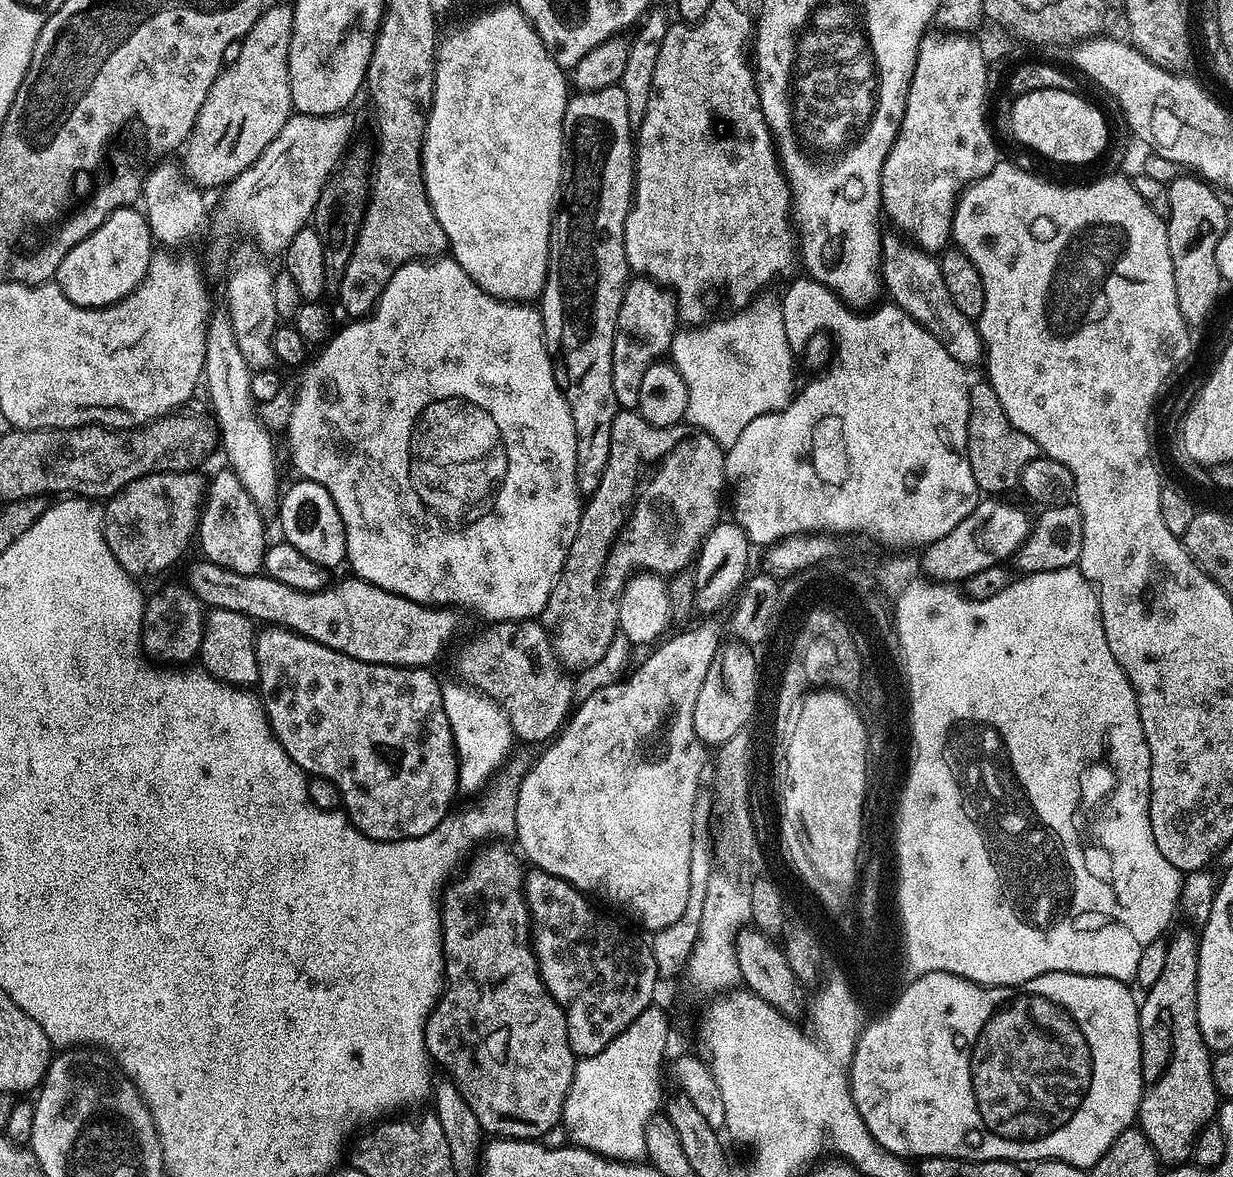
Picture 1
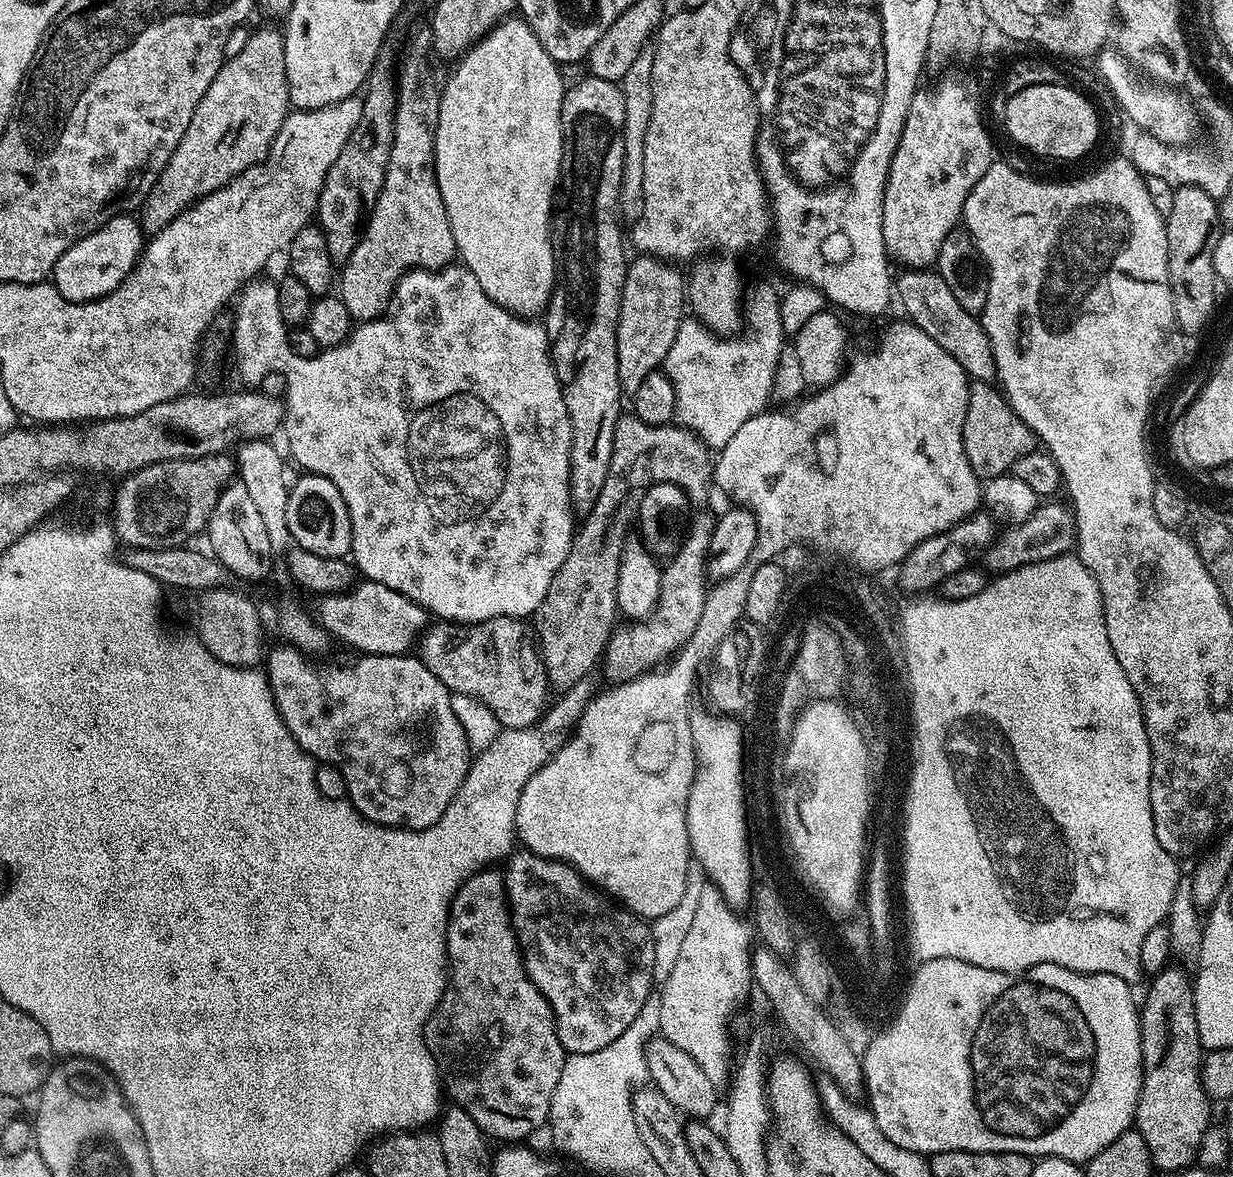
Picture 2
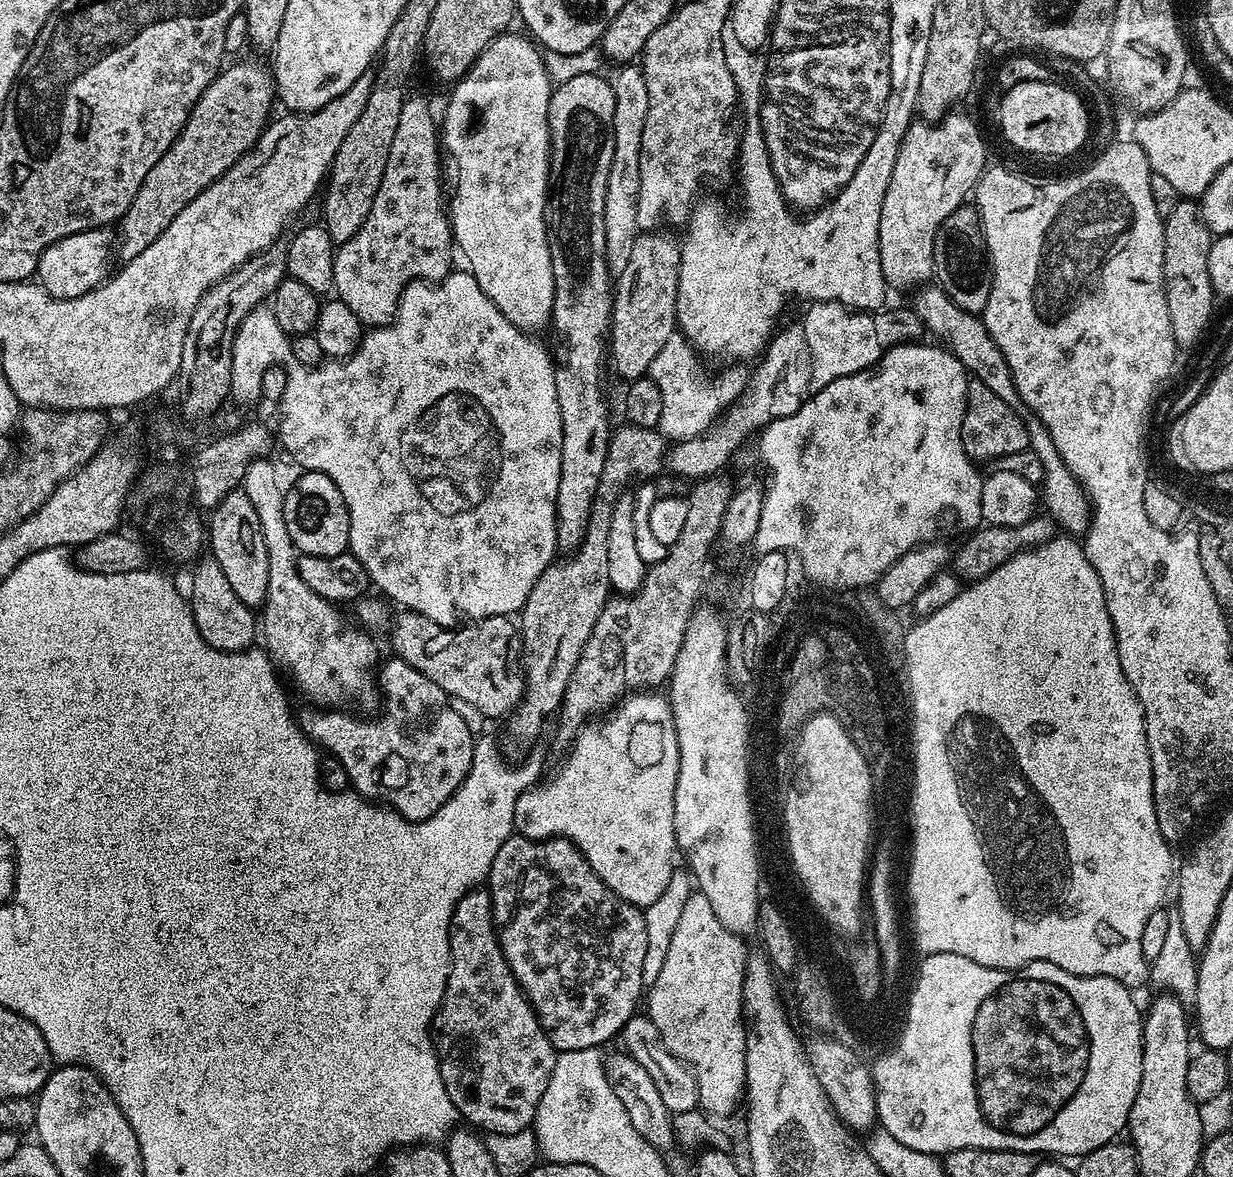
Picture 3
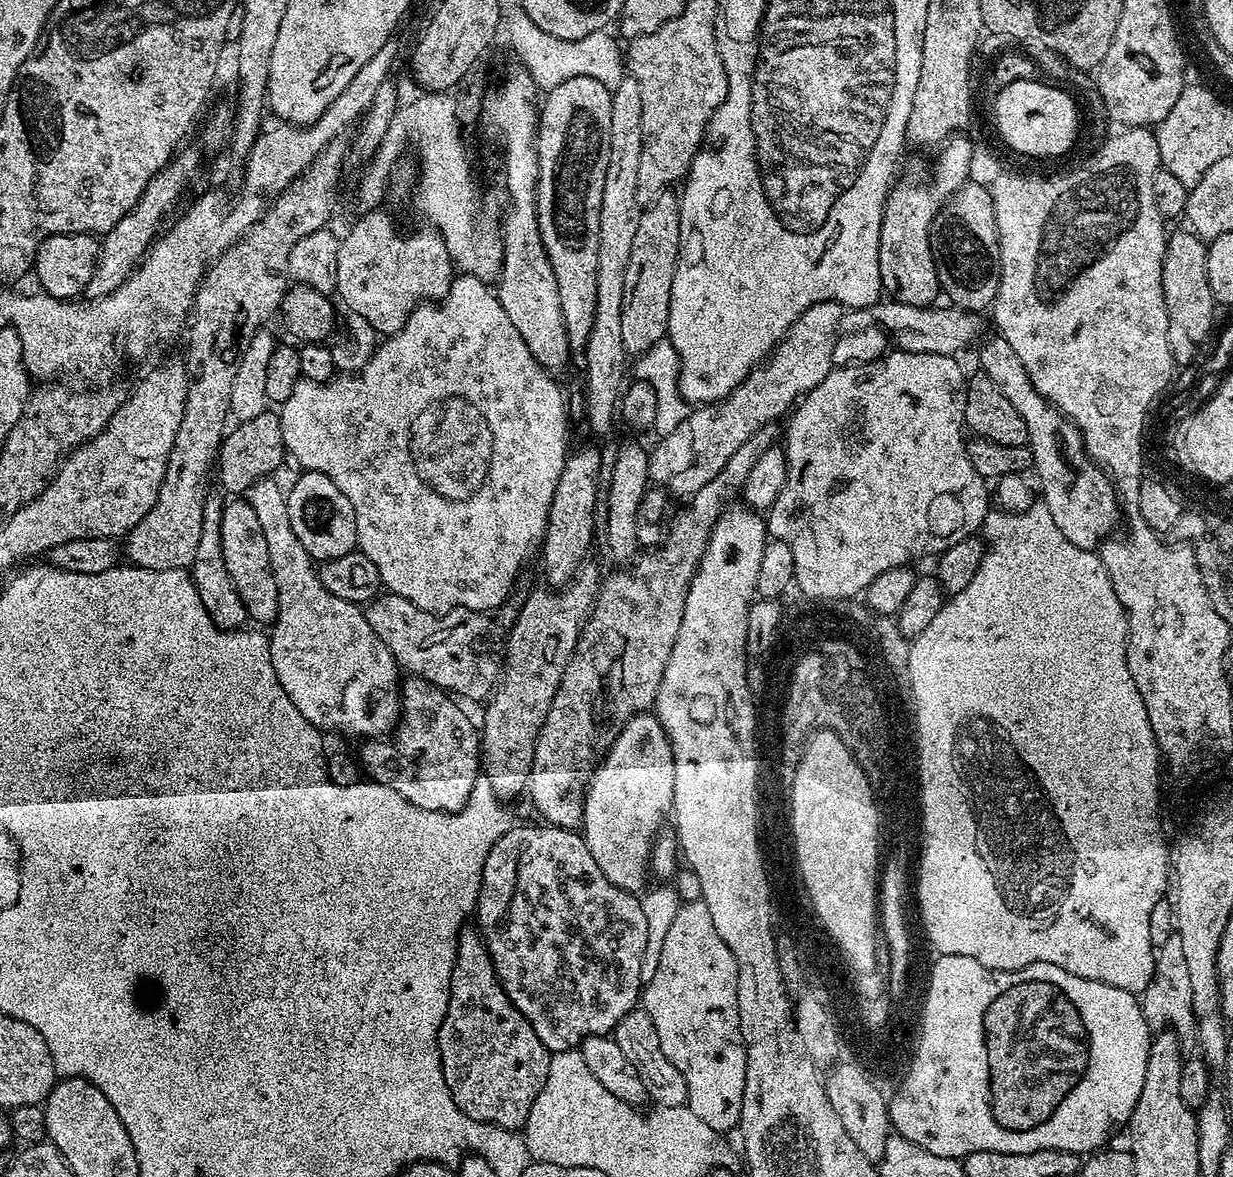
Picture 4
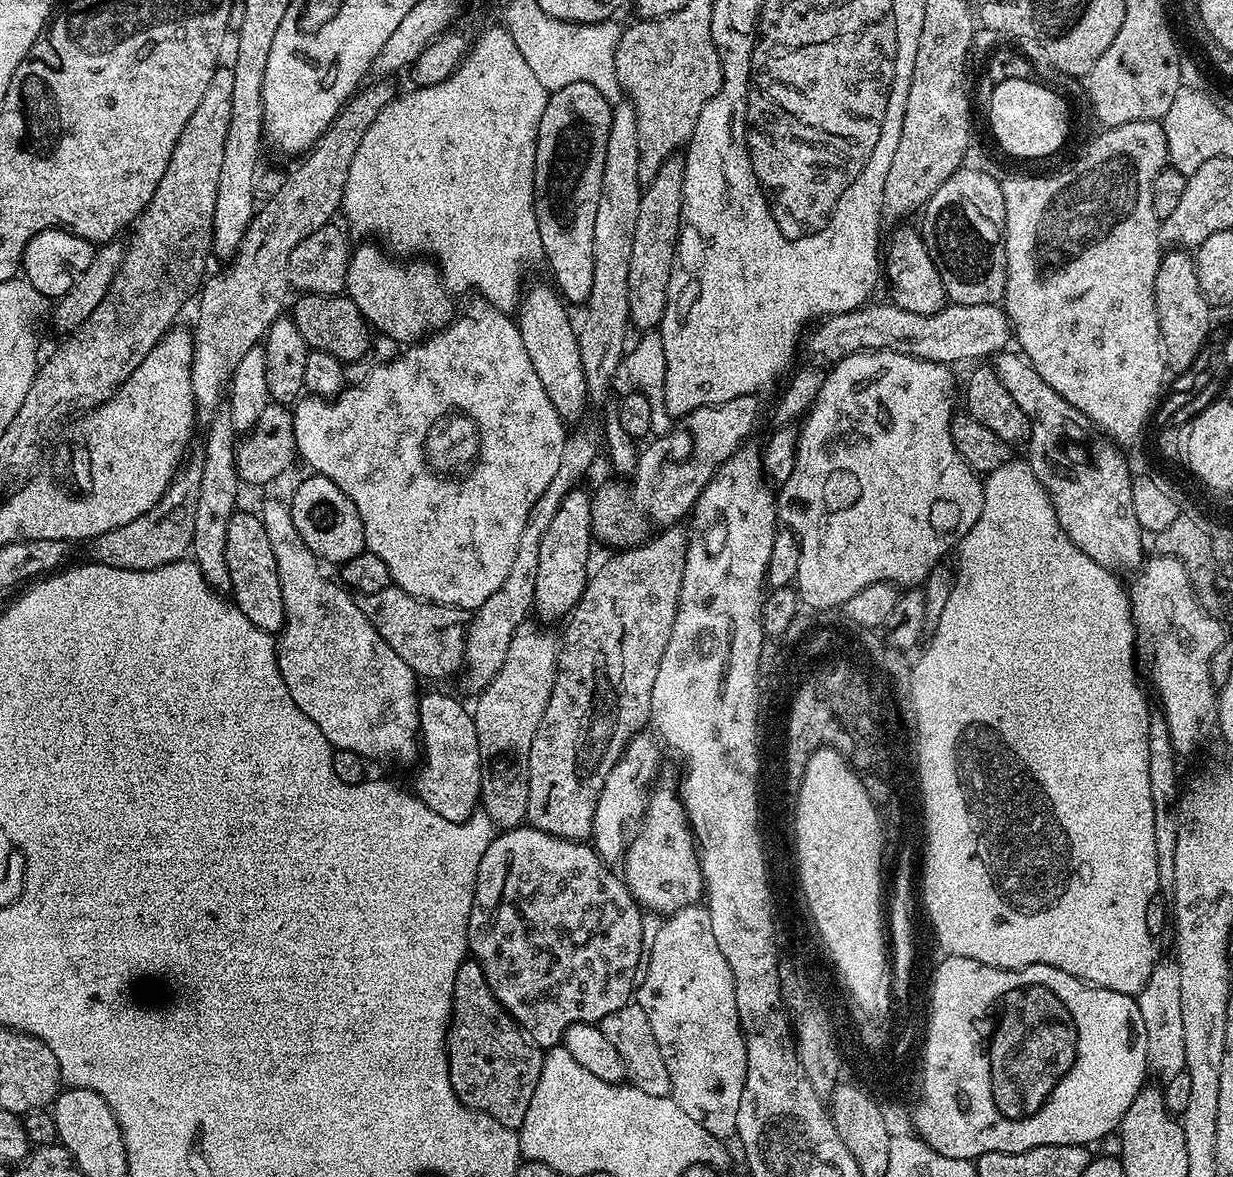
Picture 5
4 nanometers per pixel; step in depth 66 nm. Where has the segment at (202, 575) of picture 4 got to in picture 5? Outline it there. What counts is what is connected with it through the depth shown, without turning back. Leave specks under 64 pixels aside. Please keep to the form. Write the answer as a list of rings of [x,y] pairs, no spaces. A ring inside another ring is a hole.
[[[221,410],[207,425],[208,437],[204,440],[204,466],[202,486],[198,492],[198,511],[194,514],[194,538],[191,559],[200,567],[206,582],[217,592],[224,594],[231,589],[230,566],[226,566],[226,530],[230,530],[230,518],[238,511],[236,499],[240,496],[242,481],[236,469],[238,433],[231,422],[228,410]]]

